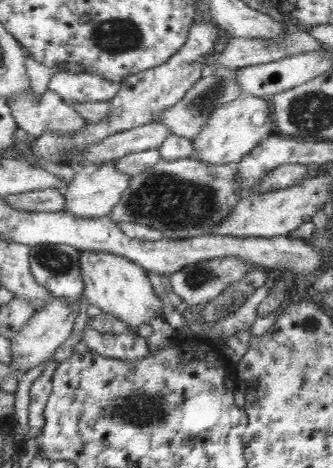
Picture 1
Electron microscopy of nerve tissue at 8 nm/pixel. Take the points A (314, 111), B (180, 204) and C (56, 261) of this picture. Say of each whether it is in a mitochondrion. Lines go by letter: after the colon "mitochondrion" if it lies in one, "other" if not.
A: mitochondrion
B: mitochondrion
C: mitochondrion

